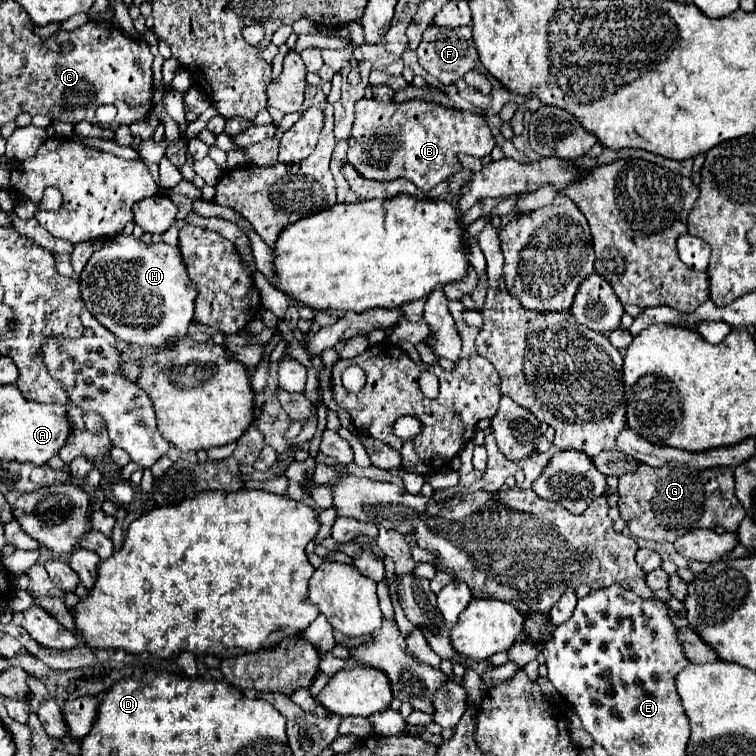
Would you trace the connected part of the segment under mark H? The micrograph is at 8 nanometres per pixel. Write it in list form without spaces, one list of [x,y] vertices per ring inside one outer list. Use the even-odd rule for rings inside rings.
[[[132,234],[106,240],[84,266],[80,288],[86,310],[128,344],[164,346],[182,338],[194,318],[196,290],[188,280],[178,246],[166,242],[144,244]]]

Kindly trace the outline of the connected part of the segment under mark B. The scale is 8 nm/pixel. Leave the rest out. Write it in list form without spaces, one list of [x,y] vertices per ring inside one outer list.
[[[362,98],[356,104],[356,120],[350,134],[348,162],[364,178],[380,182],[406,178],[414,182],[418,190],[428,194],[442,180],[456,174],[456,166],[460,166],[460,152],[482,158],[490,154],[494,146],[496,140],[486,120],[472,112],[446,108],[428,100],[378,104],[374,100]]]

